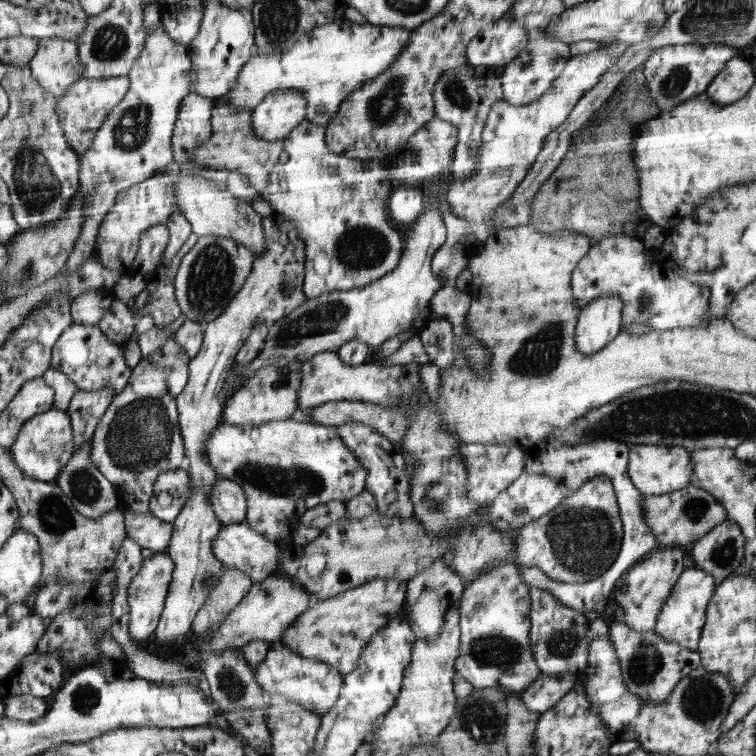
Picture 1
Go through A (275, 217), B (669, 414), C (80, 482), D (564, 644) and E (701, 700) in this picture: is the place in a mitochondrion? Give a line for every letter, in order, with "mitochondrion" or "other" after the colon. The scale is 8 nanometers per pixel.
A: other
B: mitochondrion
C: mitochondrion
D: mitochondrion
E: mitochondrion

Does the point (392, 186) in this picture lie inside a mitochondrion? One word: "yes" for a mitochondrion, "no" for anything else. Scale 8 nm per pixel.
no

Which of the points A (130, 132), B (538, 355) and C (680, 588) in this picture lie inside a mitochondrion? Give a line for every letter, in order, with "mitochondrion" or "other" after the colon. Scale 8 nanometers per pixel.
A: mitochondrion
B: mitochondrion
C: other

